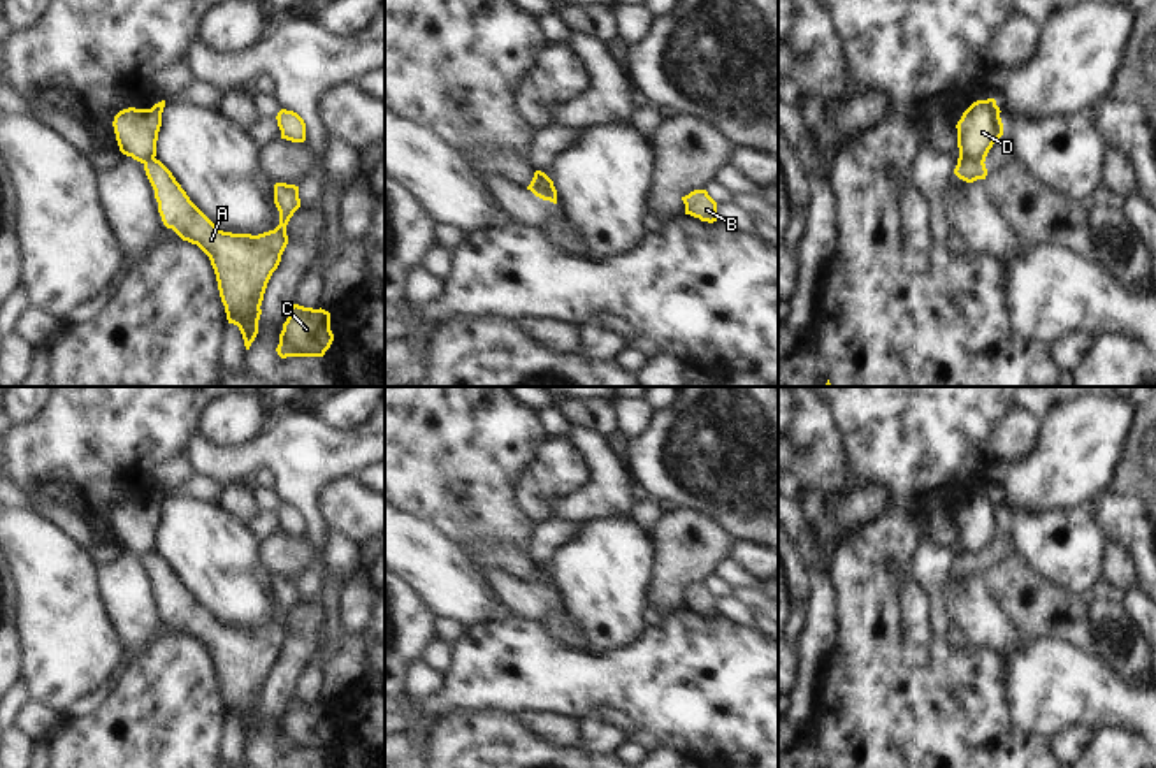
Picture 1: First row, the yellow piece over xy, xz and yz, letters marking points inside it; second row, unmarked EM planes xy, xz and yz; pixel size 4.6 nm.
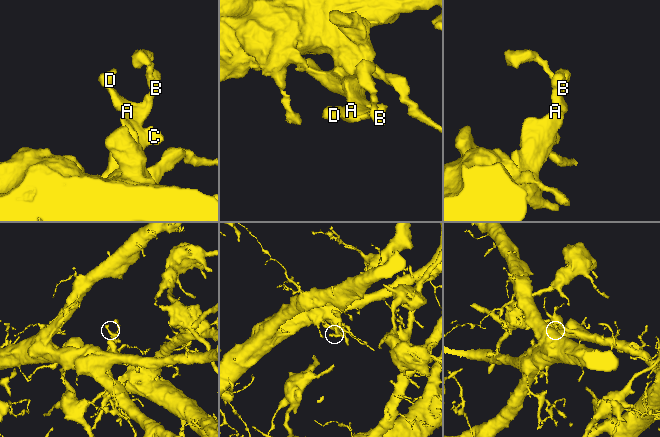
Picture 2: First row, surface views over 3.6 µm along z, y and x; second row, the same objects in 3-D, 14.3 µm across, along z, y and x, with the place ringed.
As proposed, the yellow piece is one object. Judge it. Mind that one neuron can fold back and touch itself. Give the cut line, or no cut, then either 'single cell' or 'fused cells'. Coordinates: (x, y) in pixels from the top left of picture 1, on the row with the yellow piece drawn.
xz (543, 174), (543, 188), (550, 199) | fused cells

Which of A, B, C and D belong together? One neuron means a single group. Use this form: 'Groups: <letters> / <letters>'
Groups: A B C / D.

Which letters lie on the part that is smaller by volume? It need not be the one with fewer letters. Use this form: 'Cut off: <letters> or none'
Cut off: D.

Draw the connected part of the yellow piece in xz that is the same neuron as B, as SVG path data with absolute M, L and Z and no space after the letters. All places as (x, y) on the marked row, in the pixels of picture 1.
M694 190L682 197L685 204L685 214L699 218L701 221L717 221L717 202L708 195L706 190Z

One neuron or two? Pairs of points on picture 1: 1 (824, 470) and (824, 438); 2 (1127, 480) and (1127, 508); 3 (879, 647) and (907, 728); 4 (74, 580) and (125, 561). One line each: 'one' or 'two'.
1: one
2: two
3: one
4: two

